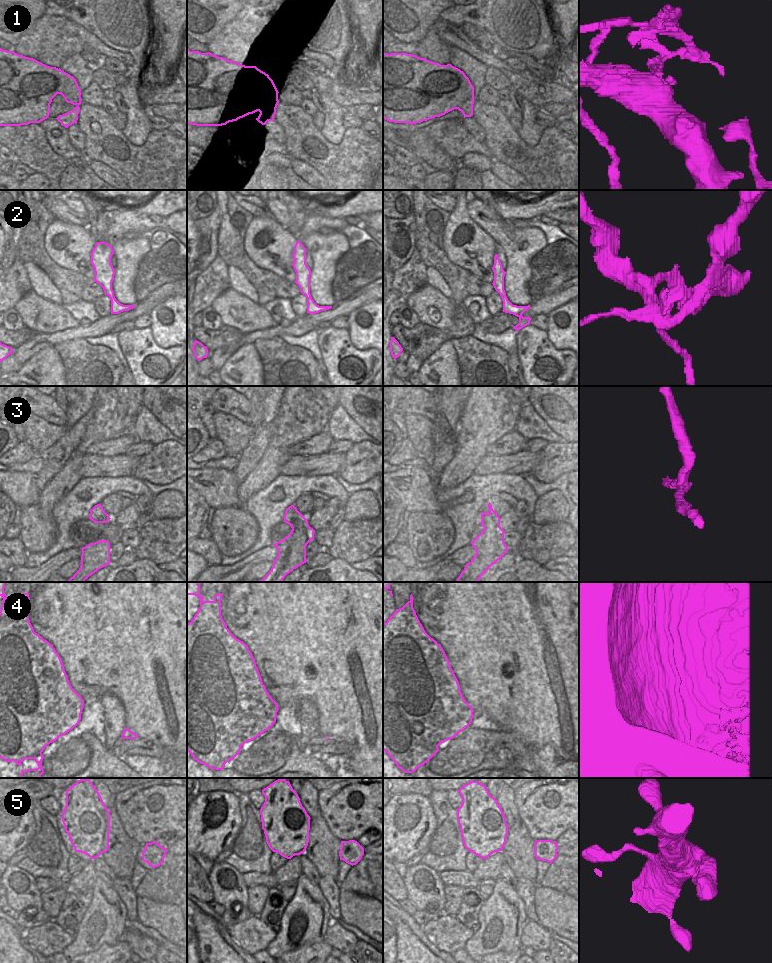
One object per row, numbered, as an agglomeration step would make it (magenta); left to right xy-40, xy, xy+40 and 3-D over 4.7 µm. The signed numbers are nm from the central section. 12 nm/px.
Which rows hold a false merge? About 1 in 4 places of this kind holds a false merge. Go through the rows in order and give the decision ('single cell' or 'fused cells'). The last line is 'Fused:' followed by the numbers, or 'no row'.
1: fused cells
2: single cell
3: fused cells
4: fused cells
5: single cell
Fused: 1, 3, 4

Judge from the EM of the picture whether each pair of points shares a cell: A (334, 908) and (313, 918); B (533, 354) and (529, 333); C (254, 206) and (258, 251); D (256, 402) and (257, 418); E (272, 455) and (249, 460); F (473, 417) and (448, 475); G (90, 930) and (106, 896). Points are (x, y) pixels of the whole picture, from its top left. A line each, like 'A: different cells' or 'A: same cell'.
A: different cells
B: same cell
C: different cells
D: same cell
E: different cells
F: same cell
G: same cell

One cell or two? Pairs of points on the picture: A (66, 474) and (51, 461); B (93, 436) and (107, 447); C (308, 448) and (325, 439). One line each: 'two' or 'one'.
A: two
B: two
C: one

